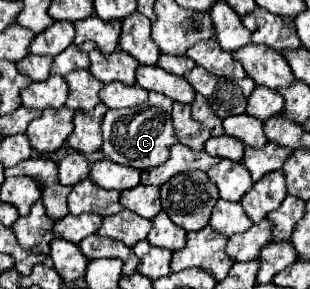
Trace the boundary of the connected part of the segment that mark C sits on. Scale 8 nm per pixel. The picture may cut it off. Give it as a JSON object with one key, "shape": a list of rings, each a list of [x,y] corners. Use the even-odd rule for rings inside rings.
{"shape":[[[150,92],[144,108],[108,110],[102,124],[104,156],[116,164],[132,166],[138,170],[160,166],[168,158],[170,146],[176,144],[176,136],[172,134],[170,112],[172,112],[172,100],[158,92]]]}

